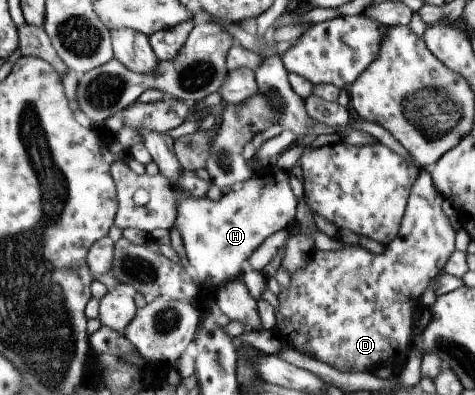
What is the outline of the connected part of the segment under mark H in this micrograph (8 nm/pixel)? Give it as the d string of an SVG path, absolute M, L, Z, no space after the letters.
M281 177L273 185L269 179L251 179L247 181L247 185L243 185L241 193L236 187L226 191L219 201L188 197L180 193L177 185L176 192L180 197L180 205L174 227L183 239L187 260L193 267L199 285L211 283L216 286L216 290L241 277L255 251L269 237L279 231L288 230L297 221L299 200L291 187L289 177Z

